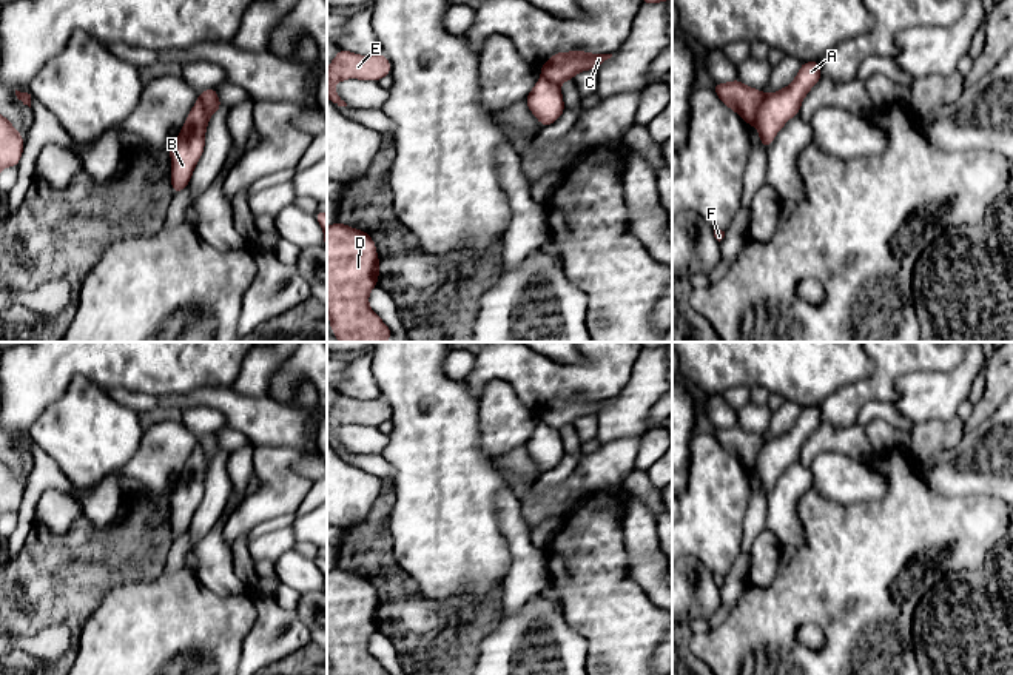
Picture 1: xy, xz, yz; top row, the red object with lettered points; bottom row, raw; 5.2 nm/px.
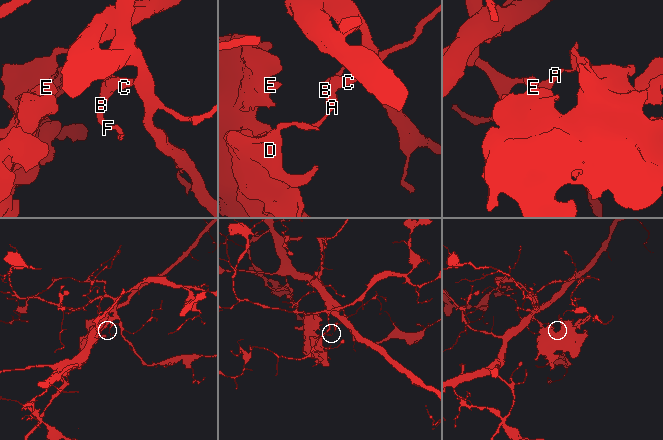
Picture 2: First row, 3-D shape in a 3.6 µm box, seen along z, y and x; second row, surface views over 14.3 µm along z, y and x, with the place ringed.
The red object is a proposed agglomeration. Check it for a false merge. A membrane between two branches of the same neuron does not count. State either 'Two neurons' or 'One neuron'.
Two neurons

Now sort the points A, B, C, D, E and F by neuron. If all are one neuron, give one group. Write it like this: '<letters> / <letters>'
A B D E F / C

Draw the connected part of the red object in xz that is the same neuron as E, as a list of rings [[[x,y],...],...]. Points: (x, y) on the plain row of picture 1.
[[[339,395],[327,413],[327,444],[338,452],[347,452],[342,442],[333,436],[333,432],[338,427],[347,424],[378,427],[389,419],[390,405],[385,401],[358,401],[355,398]]]

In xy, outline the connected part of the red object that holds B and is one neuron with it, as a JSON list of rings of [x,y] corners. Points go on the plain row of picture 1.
[[[197,444],[174,490],[170,493],[173,539],[190,529],[194,512],[204,498],[208,465],[207,455],[202,445]]]

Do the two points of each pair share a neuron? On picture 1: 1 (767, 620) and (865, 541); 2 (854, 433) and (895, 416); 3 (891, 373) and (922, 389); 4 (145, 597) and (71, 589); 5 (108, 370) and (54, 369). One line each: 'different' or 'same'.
1: same
2: different
3: different
4: different
5: same

